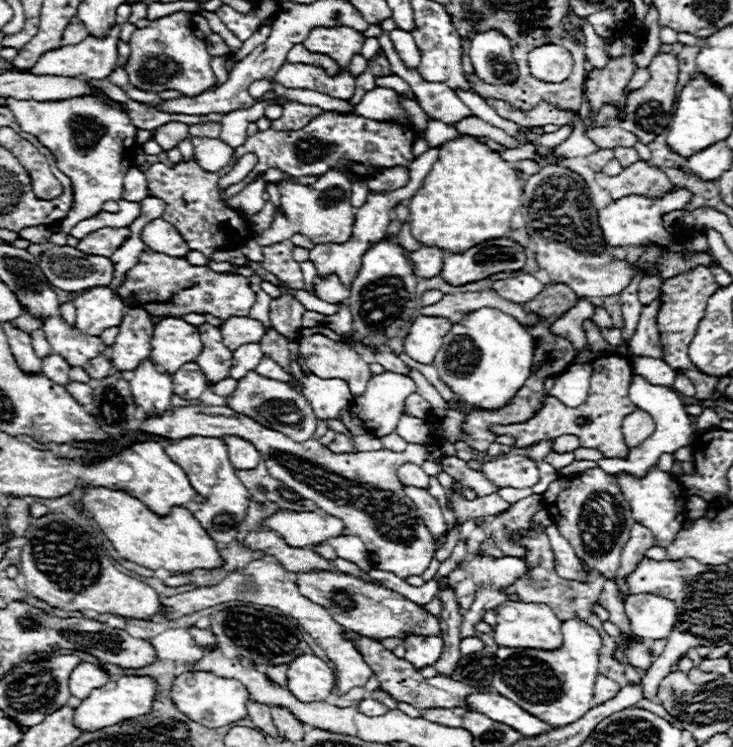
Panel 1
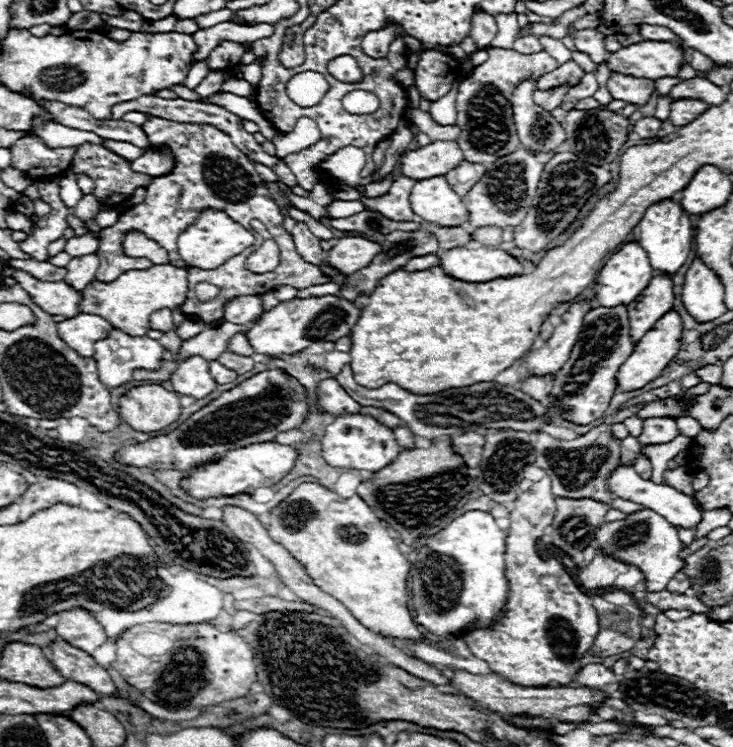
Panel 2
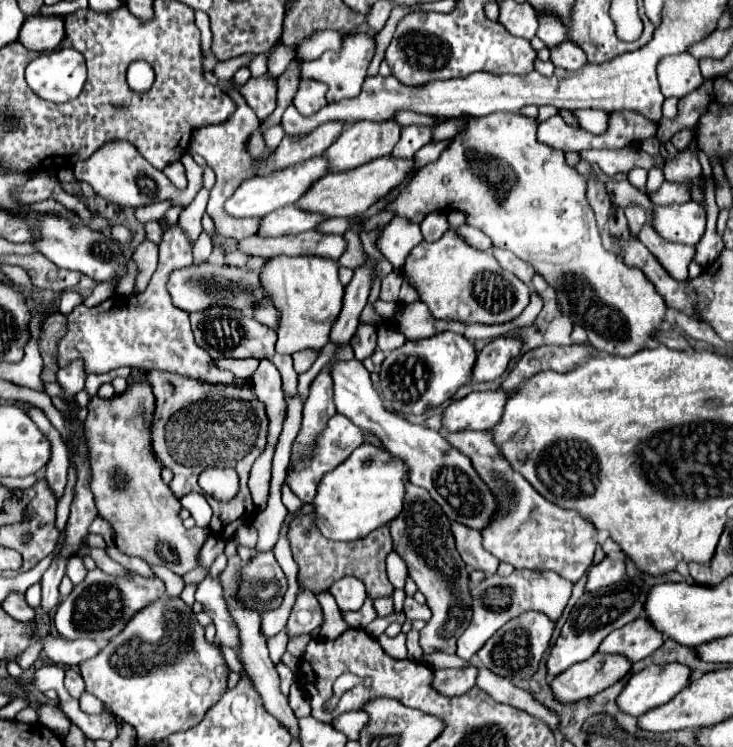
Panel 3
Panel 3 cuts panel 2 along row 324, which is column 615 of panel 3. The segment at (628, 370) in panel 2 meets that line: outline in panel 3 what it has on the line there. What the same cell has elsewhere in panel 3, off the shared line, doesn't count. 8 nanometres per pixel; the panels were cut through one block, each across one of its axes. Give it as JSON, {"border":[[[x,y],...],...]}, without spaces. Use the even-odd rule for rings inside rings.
{"border":[[[596,652],[586,662],[578,662],[558,674],[550,686],[554,690],[556,700],[560,702],[576,702],[582,698],[590,698],[608,686],[616,684],[624,678],[632,668],[632,662],[624,656],[602,656]]]}

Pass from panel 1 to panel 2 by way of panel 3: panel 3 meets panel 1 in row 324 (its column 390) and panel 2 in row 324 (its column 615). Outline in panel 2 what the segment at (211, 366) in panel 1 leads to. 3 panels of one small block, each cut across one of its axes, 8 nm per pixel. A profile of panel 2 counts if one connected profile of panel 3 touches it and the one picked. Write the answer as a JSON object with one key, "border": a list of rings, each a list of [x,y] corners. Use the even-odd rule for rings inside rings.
{"border":[[[322,296],[322,298],[306,298],[306,300],[288,300],[280,302],[276,308],[262,314],[258,322],[246,332],[248,344],[256,354],[266,354],[274,358],[294,356],[314,342],[336,342],[350,334],[356,324],[360,310],[354,308],[352,302],[340,296]]]}

